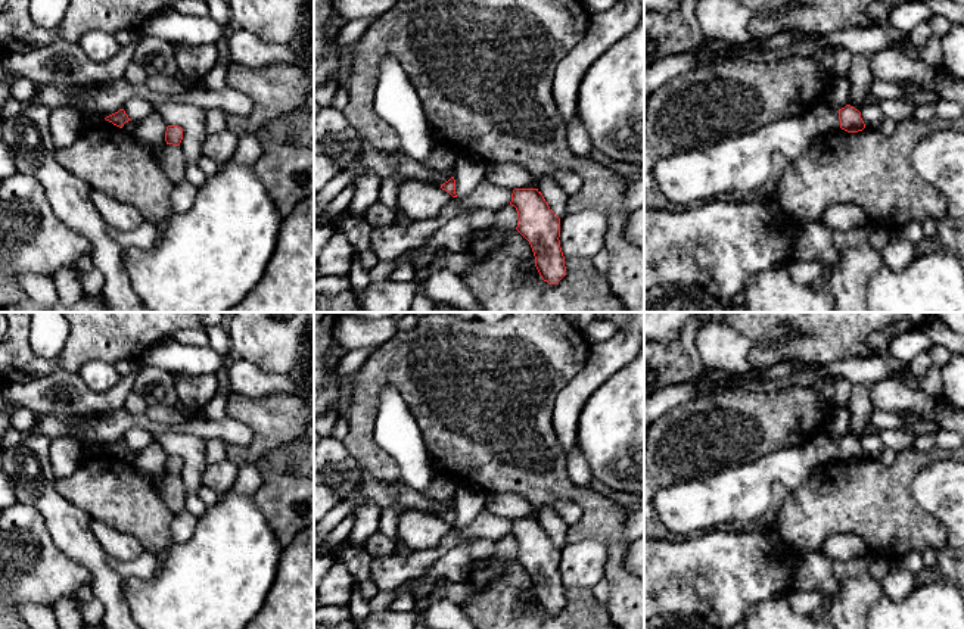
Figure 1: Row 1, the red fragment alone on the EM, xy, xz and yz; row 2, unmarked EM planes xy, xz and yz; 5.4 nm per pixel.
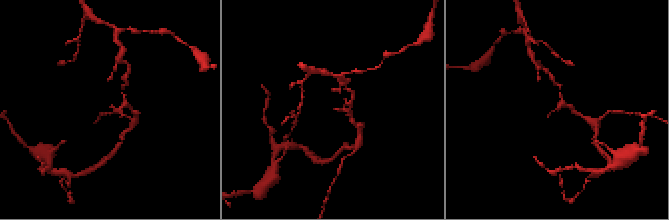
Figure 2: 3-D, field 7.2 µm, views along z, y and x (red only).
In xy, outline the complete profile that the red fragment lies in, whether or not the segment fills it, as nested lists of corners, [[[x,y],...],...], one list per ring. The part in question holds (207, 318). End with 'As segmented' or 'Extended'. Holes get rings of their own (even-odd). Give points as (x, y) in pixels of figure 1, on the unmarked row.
[[[198,312],[202,327],[208,328],[211,326],[221,326],[224,315],[221,312]]]. As segmented

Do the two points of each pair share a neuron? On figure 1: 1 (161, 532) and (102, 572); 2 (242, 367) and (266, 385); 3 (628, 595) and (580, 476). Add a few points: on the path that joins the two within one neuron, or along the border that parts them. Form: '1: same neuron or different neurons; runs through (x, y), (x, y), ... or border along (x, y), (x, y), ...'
1: different neurons; border along (145, 551), (152, 551), (161, 557)
2: same neuron; runs through (248, 373), (260, 383)
3: different neurons; border along (565, 457), (568, 478), (577, 485), (590, 488)

